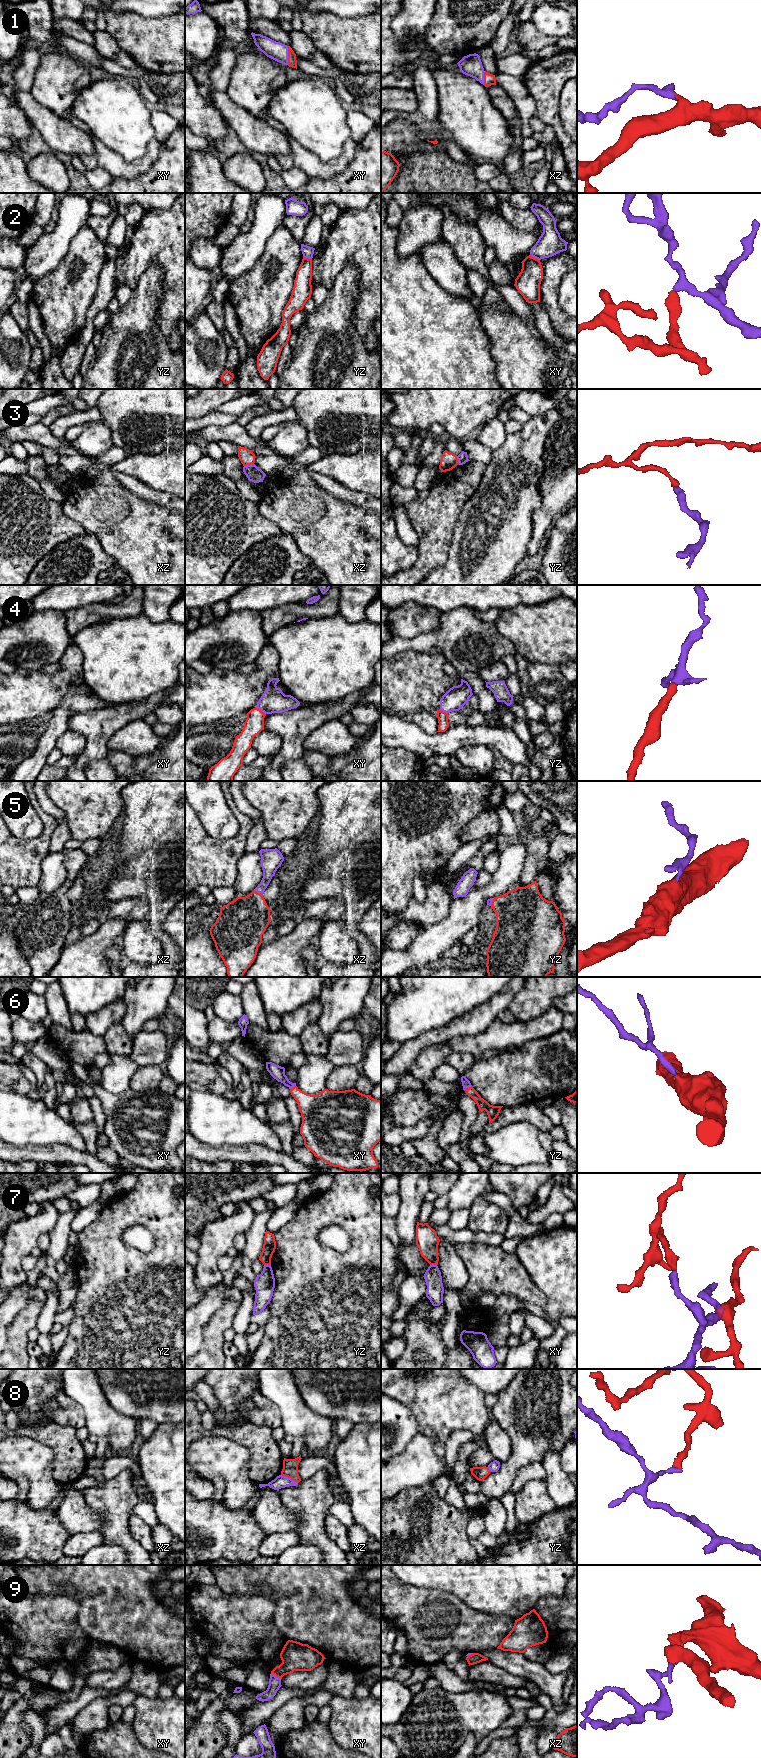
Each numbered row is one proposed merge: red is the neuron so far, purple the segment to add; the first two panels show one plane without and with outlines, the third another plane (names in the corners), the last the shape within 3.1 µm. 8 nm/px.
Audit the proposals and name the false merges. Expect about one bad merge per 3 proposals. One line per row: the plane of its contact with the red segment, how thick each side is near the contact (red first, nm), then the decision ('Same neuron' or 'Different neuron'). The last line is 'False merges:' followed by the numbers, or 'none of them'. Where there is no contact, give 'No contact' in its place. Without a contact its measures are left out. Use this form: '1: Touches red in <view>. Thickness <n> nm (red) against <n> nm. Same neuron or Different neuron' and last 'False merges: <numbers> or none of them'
1: Touches red in xy. Thickness 80 nm (red) against 150 nm. Same neuron
2: Touches red in xy. Thickness 200 nm (red) against 200 nm. Different neuron
3: Touches red in xz. Thickness 120 nm (red) against 120 nm. Different neuron
4: Touches red in xy. Thickness 160 nm (red) against 200 nm. Same neuron
5: Touches red in xz. Thickness 380 nm (red) against 140 nm. Same neuron
6: Touches red in yz. Thickness 90 nm (red) against 70 nm. Same neuron
7: Touches red in yz. Thickness 110 nm (red) against 170 nm. Different neuron
8: Touches red in xz. Thickness 130 nm (red) against 100 nm. Different neuron
9: Touches red in xy. Thickness 240 nm (red) against 100 nm. Same neuron
False merges: 2, 3, 7, 8

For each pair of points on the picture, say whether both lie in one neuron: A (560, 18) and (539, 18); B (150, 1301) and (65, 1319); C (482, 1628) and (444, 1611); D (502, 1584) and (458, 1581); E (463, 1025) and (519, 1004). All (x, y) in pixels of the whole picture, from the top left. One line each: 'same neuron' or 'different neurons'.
A: same neuron
B: different neurons
C: same neuron
D: same neuron
E: different neurons

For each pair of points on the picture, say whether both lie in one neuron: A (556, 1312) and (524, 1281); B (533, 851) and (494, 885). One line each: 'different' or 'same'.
A: different
B: different

